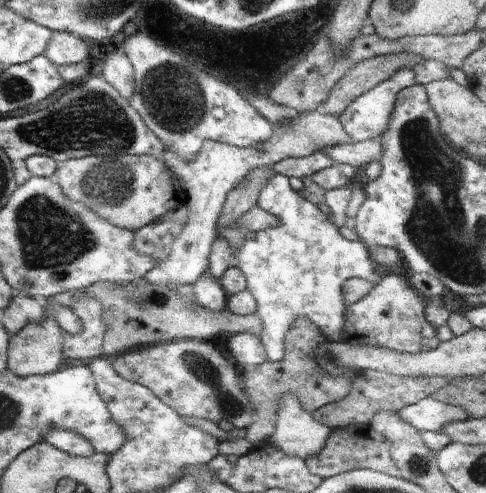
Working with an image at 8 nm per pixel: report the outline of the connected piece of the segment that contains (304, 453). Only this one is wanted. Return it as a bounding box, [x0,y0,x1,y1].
[266,393,332,460]

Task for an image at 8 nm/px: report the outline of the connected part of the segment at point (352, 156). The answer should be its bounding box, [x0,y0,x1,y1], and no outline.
[322,139,382,169]

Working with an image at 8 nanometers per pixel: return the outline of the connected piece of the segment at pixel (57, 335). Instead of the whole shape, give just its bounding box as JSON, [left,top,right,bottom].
[7,312,66,375]

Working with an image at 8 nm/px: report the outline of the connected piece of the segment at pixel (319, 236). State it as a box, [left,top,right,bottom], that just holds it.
[209,175,383,361]

